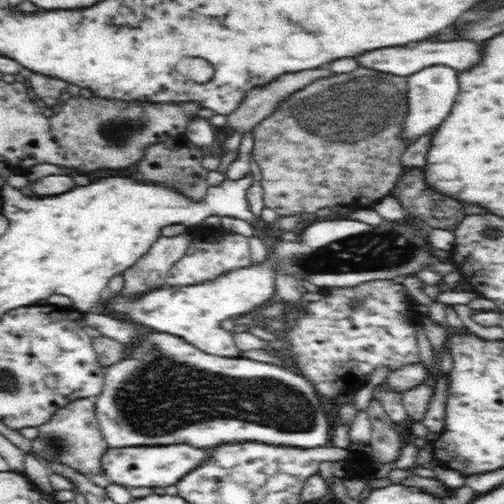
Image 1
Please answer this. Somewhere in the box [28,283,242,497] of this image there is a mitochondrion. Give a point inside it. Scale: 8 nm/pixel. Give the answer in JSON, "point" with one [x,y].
{"point":[54,444]}

